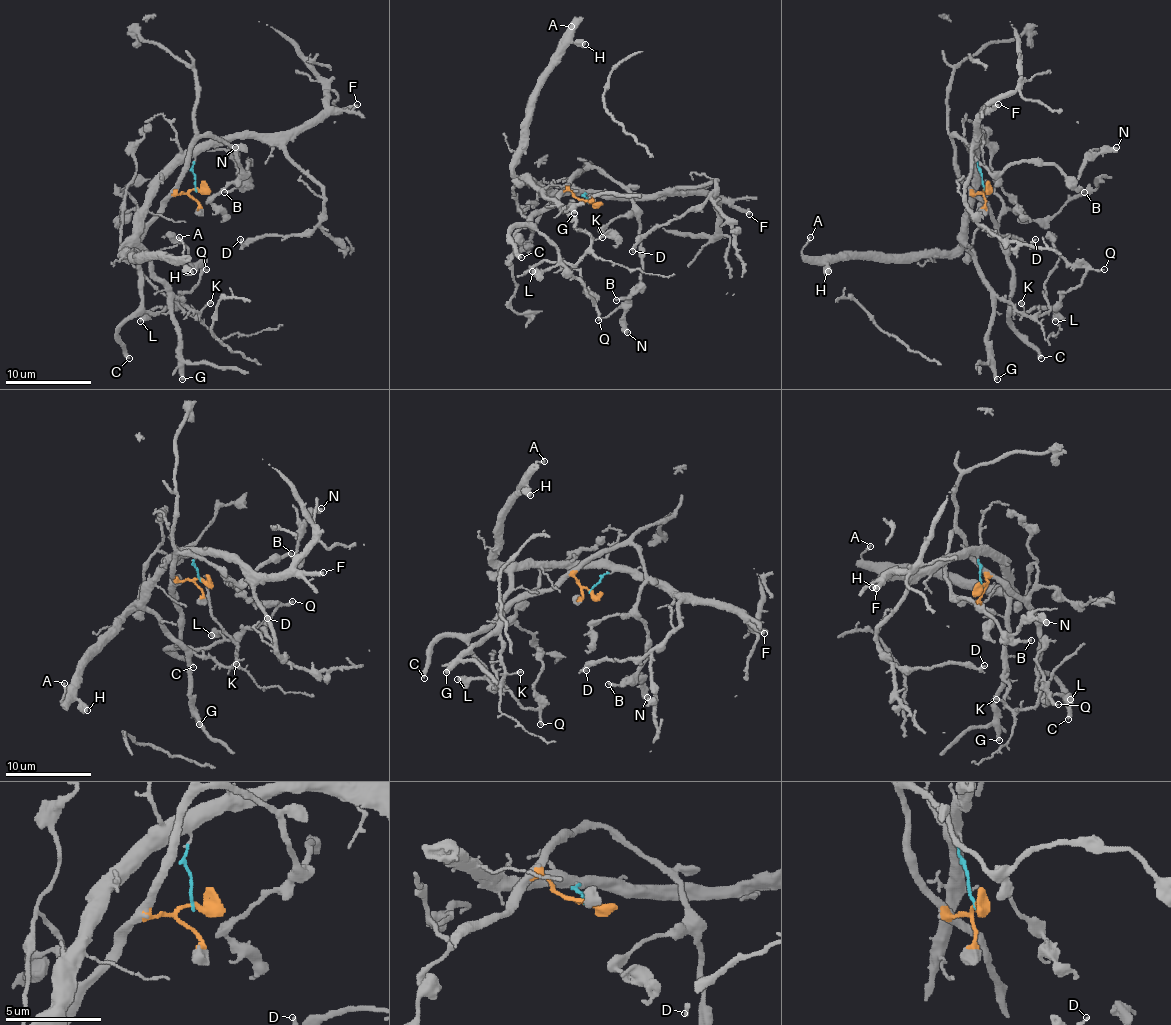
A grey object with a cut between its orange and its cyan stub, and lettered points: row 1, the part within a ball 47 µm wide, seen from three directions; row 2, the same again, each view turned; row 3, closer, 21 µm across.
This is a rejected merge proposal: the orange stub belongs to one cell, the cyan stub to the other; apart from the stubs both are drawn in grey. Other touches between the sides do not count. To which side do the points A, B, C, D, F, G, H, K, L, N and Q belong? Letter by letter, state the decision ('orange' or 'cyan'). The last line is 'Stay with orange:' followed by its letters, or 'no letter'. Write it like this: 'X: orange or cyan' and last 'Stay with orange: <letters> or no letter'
A: cyan
B: orange
C: orange
D: cyan
F: cyan
G: cyan
H: cyan
K: cyan
L: orange
N: orange
Q: orange
Stay with orange: B, C, L, N, Q

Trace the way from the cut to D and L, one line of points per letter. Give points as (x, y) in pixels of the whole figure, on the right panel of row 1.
D: (986, 188), (977, 166), (979, 138), (973, 151), (964, 205), (988, 231), (1026, 244), (1035, 240)
L: (986, 188), (975, 194), (988, 207), (1003, 242), (1011, 270), (1009, 306), (1026, 313), (1052, 309), (1055, 321)

